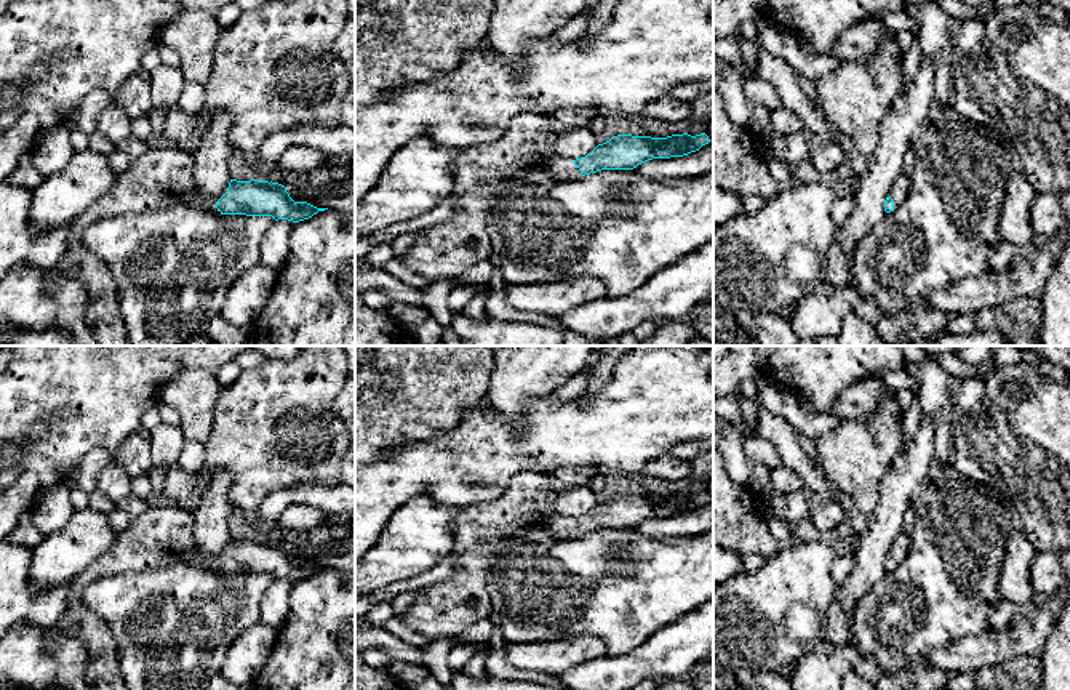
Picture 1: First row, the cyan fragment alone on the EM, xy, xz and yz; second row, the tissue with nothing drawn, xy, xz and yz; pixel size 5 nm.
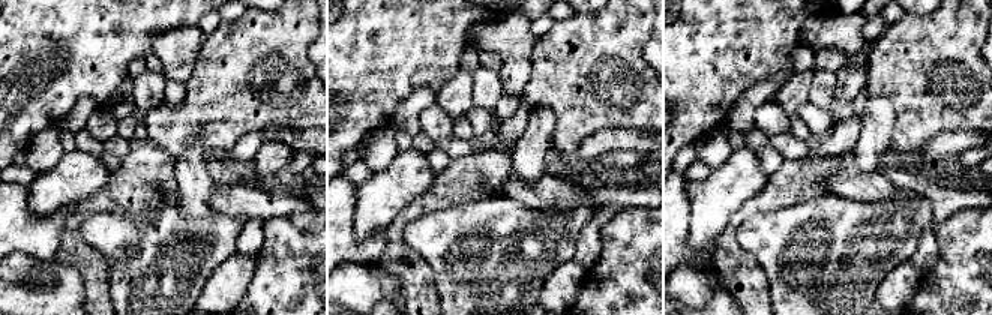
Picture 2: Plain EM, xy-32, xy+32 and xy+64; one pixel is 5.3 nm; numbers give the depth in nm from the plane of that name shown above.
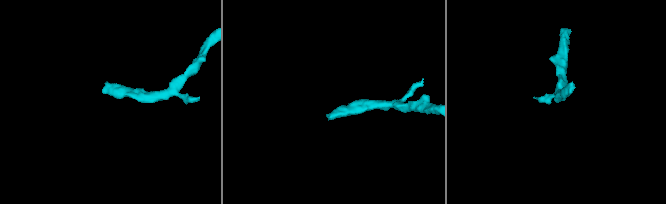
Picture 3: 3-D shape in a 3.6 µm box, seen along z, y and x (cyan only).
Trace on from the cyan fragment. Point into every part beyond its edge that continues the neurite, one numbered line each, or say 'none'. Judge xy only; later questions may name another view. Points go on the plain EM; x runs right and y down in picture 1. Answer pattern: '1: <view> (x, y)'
1: xy (205, 561)

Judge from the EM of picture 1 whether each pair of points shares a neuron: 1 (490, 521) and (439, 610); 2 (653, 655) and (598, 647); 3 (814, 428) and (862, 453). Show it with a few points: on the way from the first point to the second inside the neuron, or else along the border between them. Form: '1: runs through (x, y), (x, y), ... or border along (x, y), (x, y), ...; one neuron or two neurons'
1: runs through (475, 543), (469, 580), (461, 588); one neuron
2: border along (606, 653), (571, 668); two neurons
3: border along (843, 420), (811, 439); two neurons

